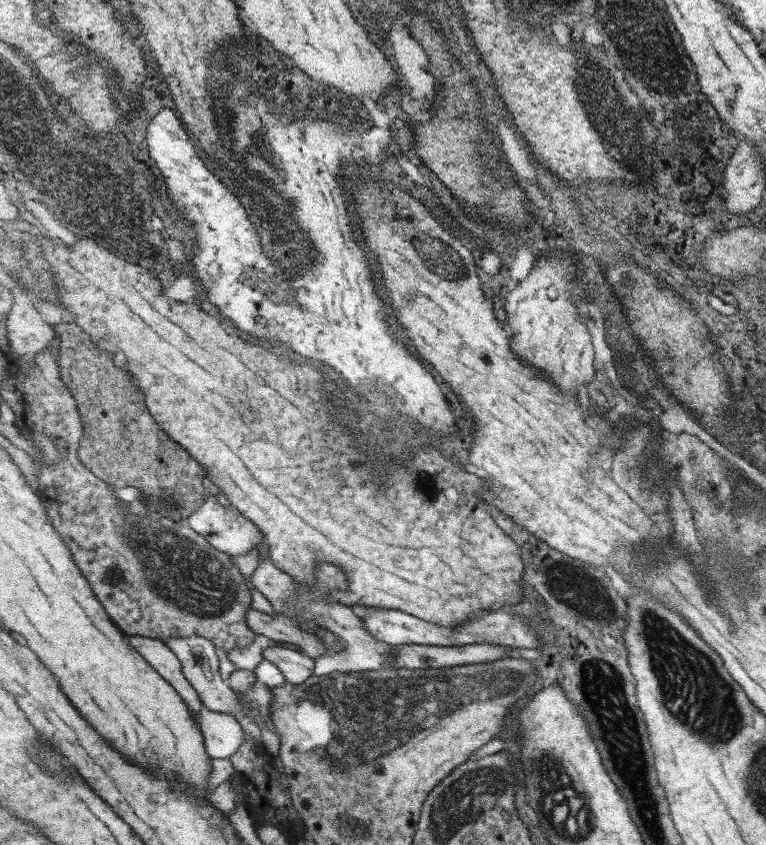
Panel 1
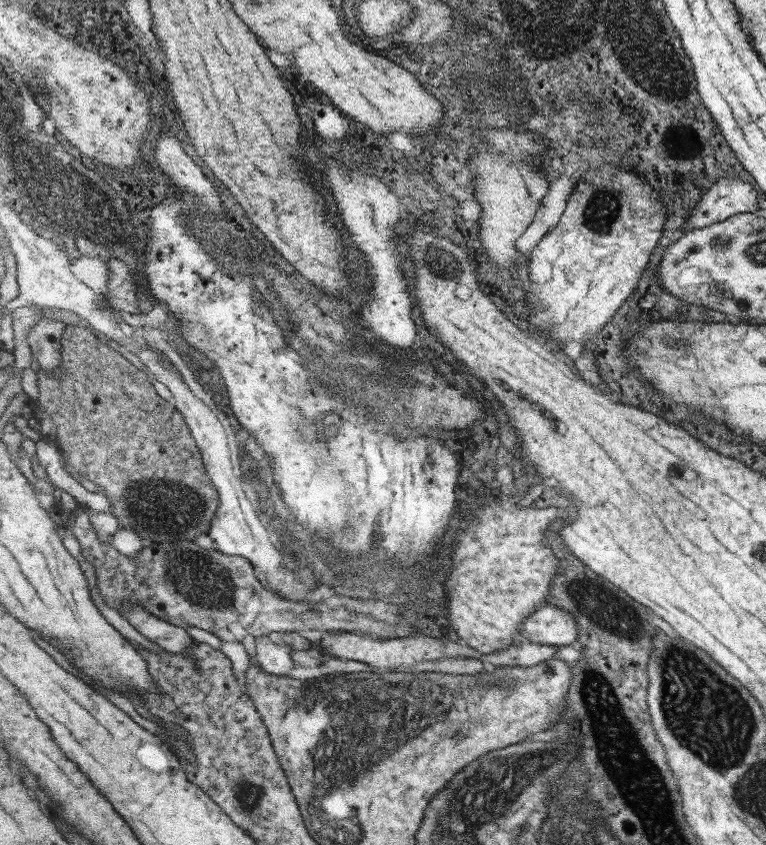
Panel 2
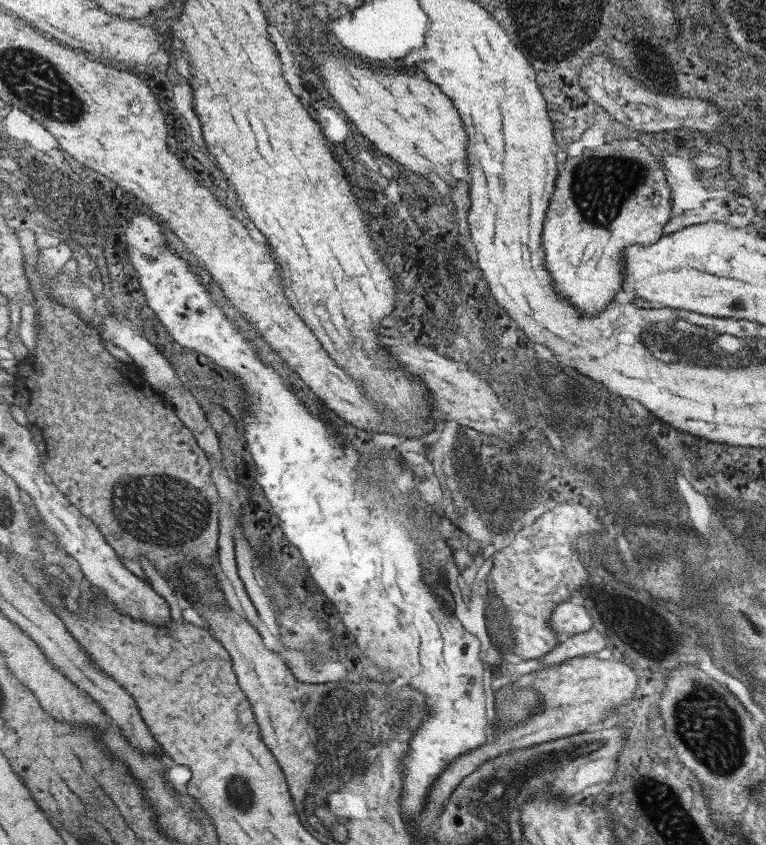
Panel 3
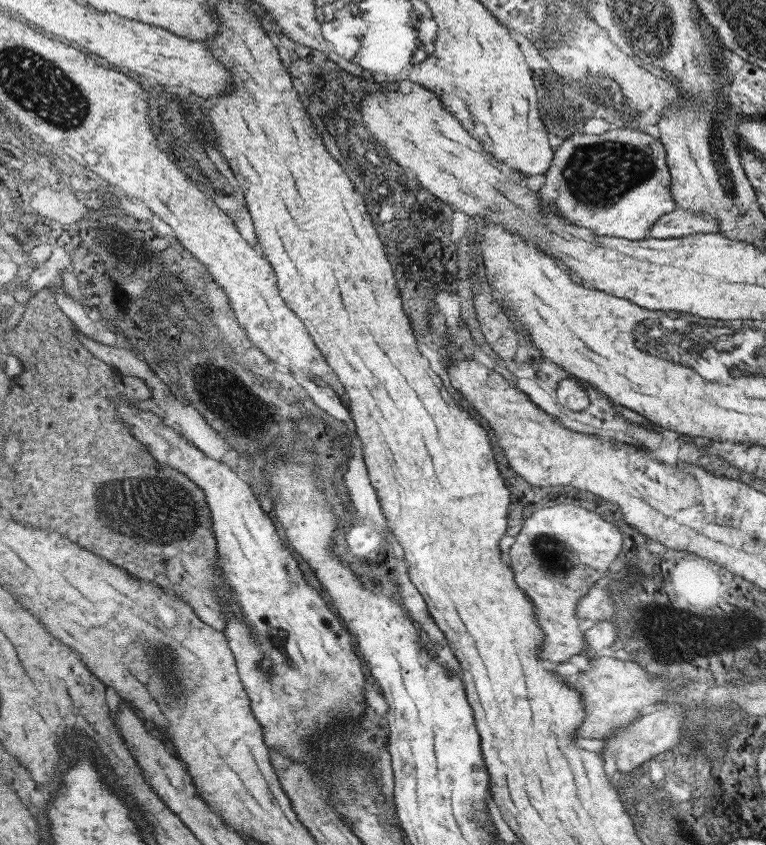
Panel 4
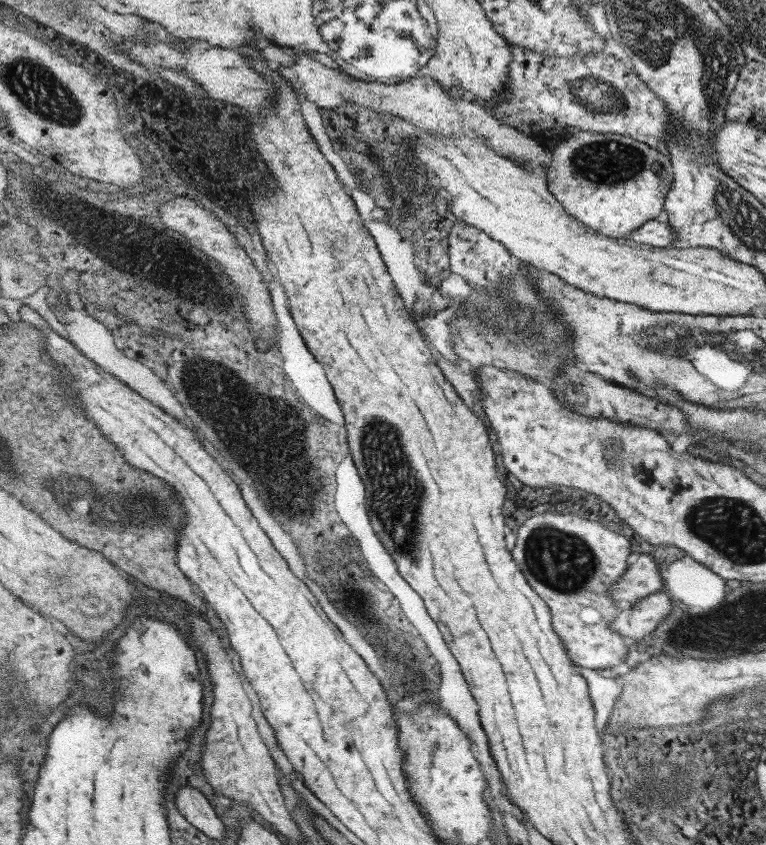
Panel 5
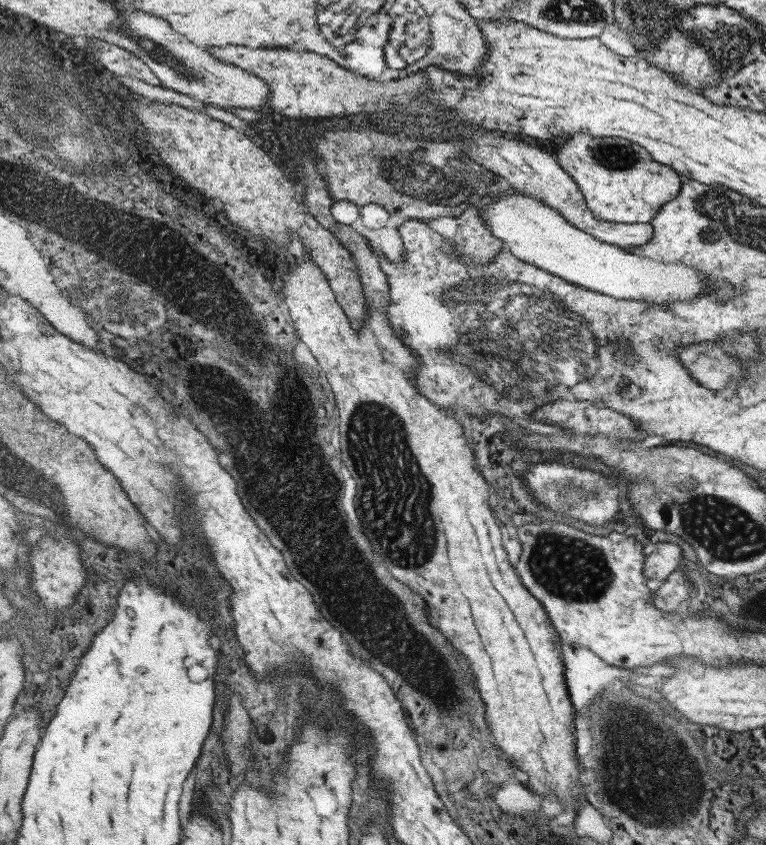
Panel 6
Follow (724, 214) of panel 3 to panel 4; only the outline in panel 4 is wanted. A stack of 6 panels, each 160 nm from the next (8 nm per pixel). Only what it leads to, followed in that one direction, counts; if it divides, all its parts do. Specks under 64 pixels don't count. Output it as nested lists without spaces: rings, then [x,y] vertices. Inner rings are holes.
[[[677,208],[673,212],[659,218],[651,229],[651,238],[683,238],[698,232],[715,233],[718,229],[716,218],[706,214],[695,214],[688,210]]]

